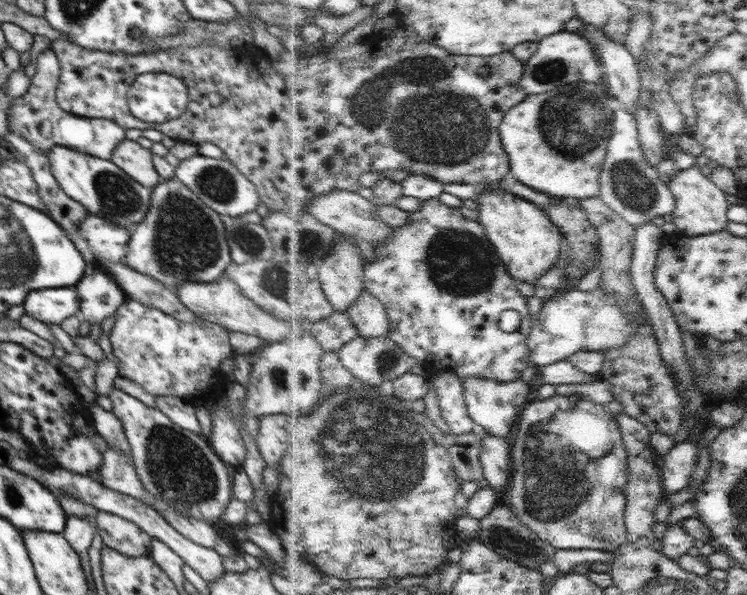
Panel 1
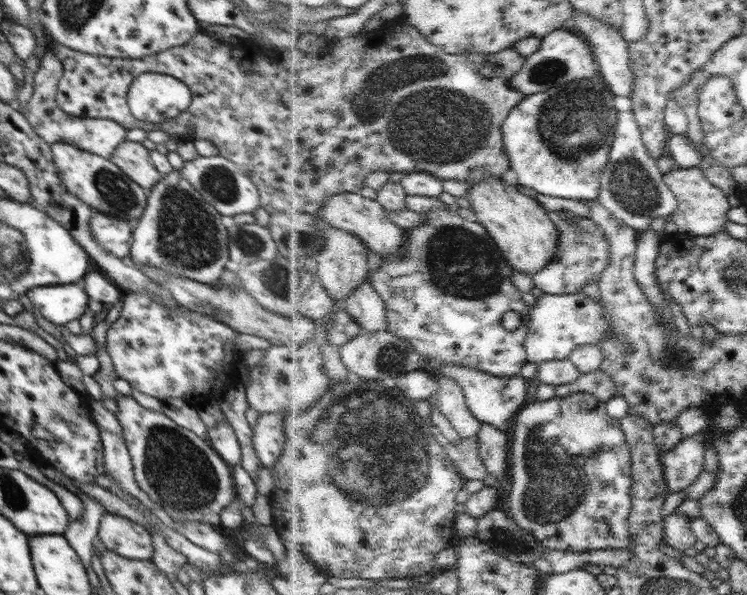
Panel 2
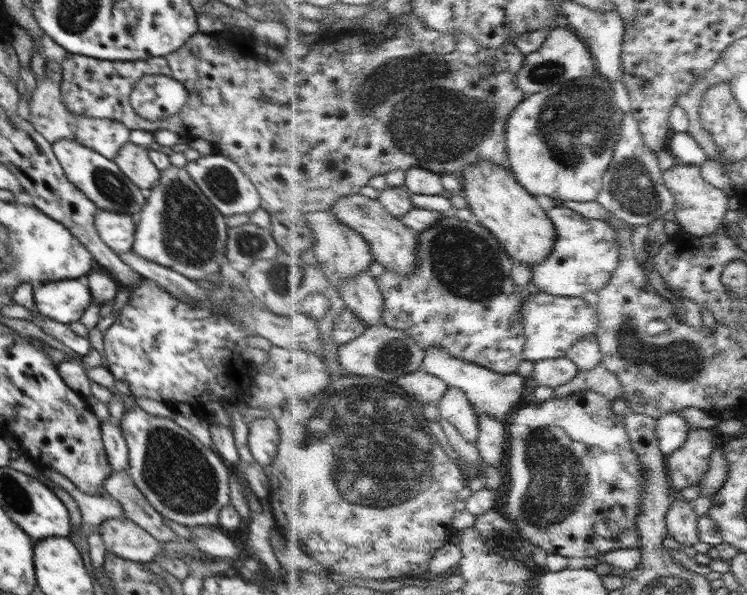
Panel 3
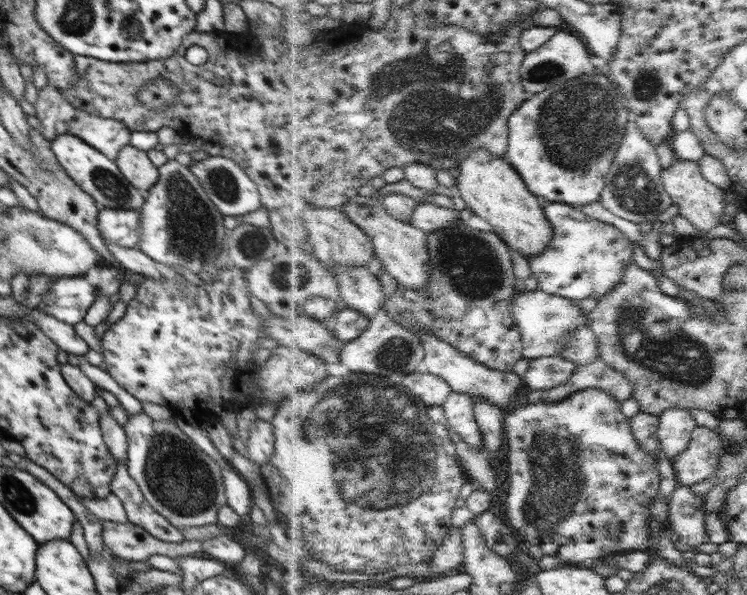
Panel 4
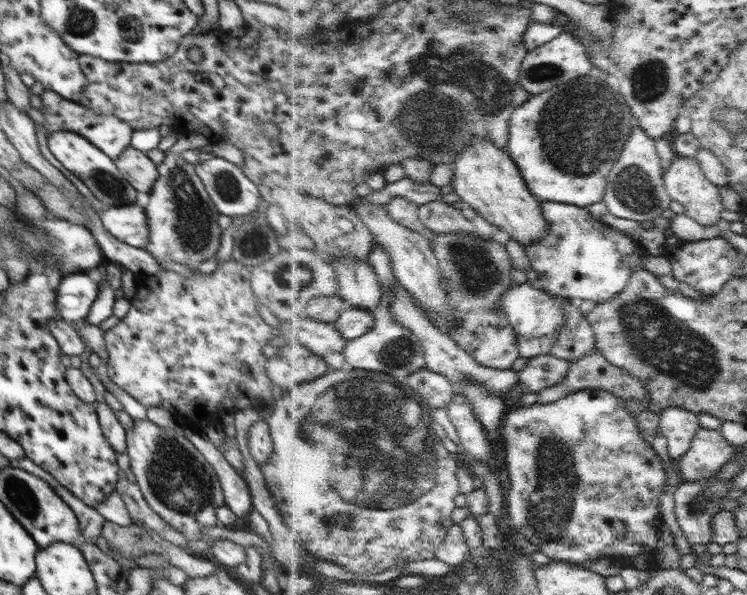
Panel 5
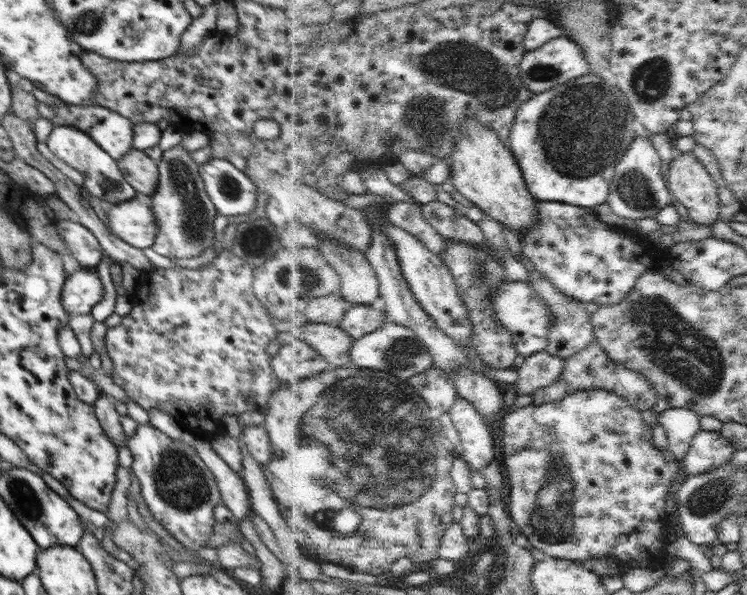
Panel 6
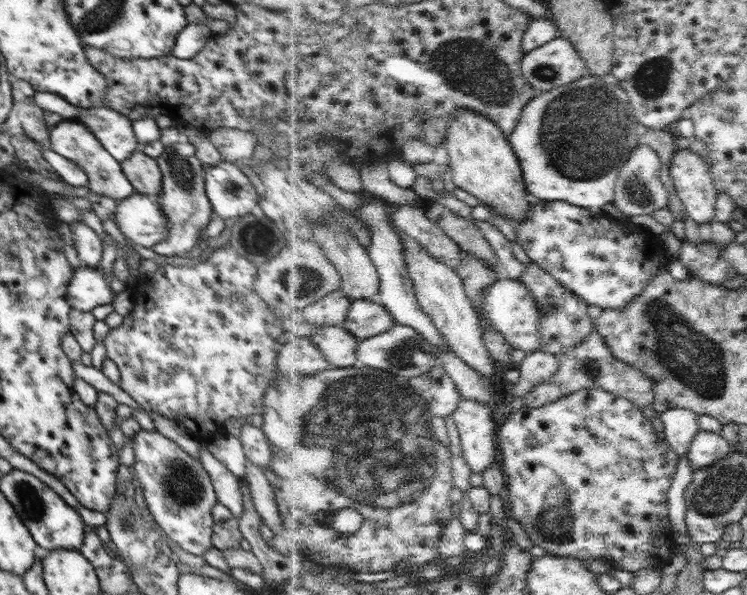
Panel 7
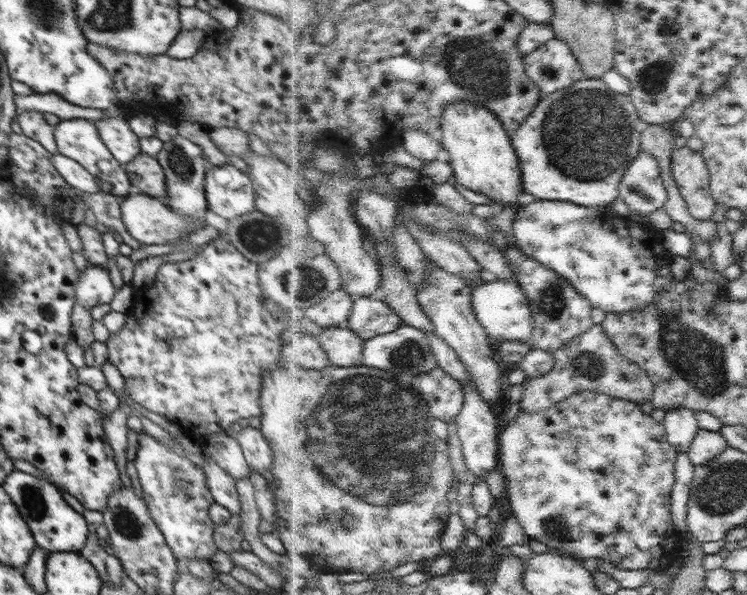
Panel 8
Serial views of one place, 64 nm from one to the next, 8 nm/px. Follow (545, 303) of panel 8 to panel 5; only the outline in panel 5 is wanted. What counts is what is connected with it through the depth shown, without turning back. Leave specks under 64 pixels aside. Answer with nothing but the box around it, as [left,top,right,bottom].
[552,298,599,361]

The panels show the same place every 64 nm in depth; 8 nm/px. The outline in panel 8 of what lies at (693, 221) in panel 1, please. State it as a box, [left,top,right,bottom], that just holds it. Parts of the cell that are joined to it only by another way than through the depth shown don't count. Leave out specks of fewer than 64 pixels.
[673,146,718,222]

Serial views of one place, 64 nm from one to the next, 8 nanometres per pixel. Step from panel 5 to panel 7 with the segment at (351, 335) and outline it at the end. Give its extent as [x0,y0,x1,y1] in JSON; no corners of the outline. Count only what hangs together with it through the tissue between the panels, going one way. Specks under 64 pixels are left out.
[346,299,396,342]

